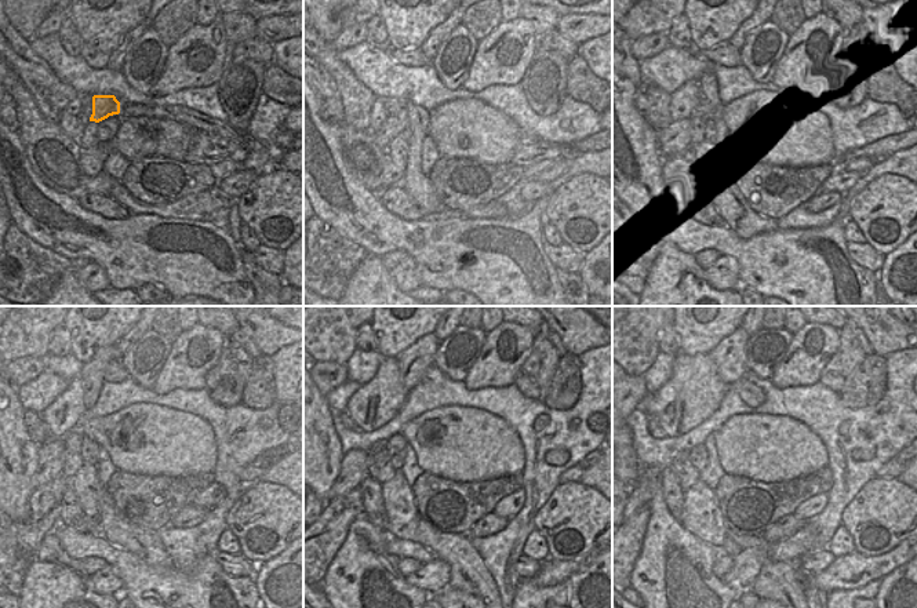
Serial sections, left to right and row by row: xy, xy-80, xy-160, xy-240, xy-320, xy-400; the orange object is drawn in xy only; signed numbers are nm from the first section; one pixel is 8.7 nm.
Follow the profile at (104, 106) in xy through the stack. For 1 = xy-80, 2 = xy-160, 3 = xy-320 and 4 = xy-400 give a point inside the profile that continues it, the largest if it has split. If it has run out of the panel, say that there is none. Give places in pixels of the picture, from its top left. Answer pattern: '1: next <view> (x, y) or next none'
1: next xy-80 (401, 117)
2: next xy-160 (697, 142)
3: next xy-320 (379, 468)
4: next xy-400 (687, 474)

